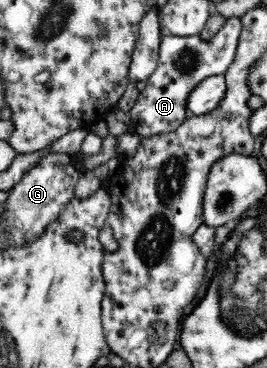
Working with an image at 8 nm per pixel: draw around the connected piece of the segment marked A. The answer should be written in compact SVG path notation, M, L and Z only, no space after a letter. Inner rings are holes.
M229 17L225 18L221 29L210 41L201 40L199 35L179 37L170 34L160 39L156 70L146 79L145 88L139 92L135 105L129 111L130 131L147 137L177 129L189 116L185 108L187 94L206 77L223 75L229 67L237 51L242 27L241 18Z

